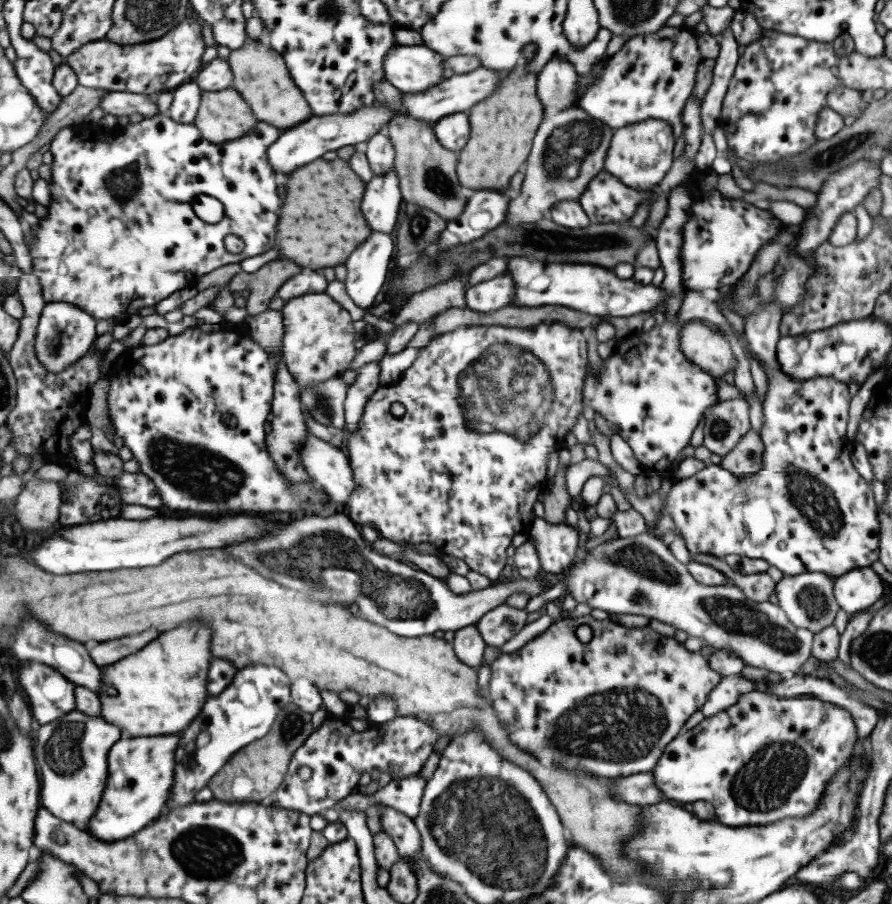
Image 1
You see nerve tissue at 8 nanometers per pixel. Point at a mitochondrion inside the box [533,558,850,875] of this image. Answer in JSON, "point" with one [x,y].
{"point":[621,725]}

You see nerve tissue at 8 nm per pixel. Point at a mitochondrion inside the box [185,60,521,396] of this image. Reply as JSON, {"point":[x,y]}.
{"point":[436,181]}

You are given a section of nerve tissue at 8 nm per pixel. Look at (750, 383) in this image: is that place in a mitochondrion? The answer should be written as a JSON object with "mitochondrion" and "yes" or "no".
{"mitochondrion":"no"}

